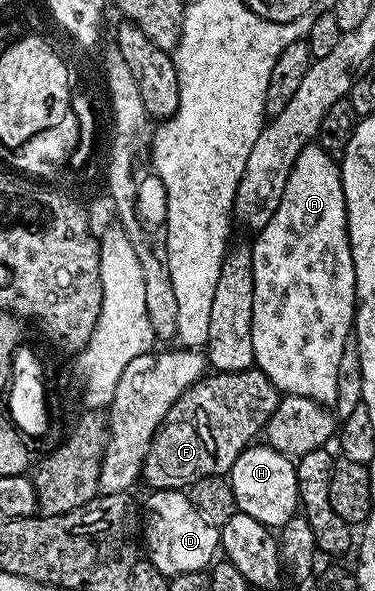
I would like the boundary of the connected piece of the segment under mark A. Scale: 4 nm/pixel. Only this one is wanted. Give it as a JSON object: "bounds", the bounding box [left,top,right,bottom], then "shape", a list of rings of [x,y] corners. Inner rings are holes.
{"bounds":[251,145,357,405],"shape":[[[310,145],[295,157],[295,165],[291,169],[291,177],[287,177],[287,189],[283,189],[283,197],[279,201],[279,209],[275,209],[275,217],[267,221],[267,225],[256,232],[252,240],[253,280],[255,281],[255,301],[251,313],[251,346],[255,349],[254,364],[276,385],[278,391],[287,395],[311,397],[311,401],[322,405],[333,405],[337,402],[337,386],[339,385],[339,361],[343,358],[343,349],[351,342],[355,331],[357,314],[357,282],[355,281],[355,265],[351,257],[349,244],[349,226],[347,225],[347,209],[345,194],[341,184],[341,168],[338,160],[319,145]]]}

